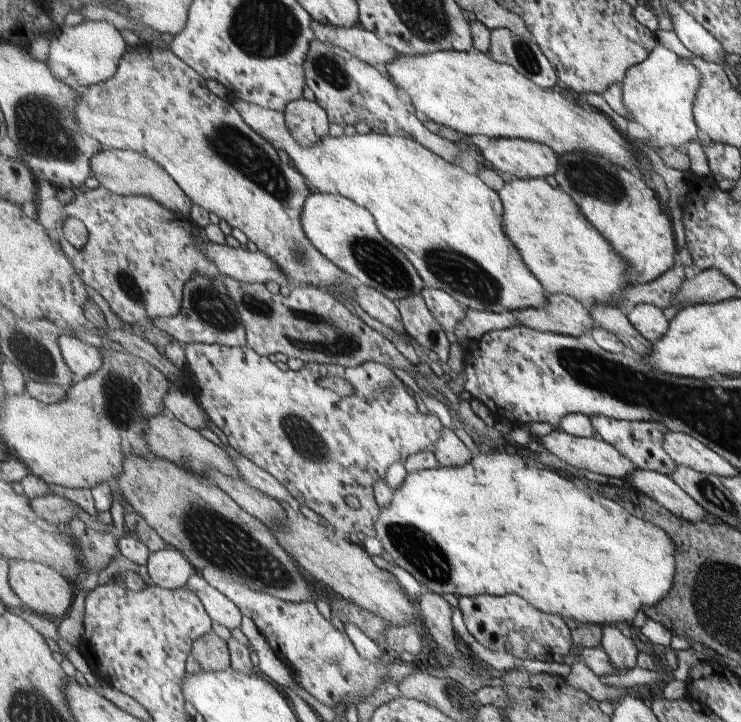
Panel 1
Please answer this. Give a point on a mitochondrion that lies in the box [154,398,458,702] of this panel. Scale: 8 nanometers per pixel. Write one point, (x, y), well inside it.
(212, 537)

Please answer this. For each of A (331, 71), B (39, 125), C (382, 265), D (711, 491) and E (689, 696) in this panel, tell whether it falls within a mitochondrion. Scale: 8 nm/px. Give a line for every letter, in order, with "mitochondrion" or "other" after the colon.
A: mitochondrion
B: mitochondrion
C: mitochondrion
D: mitochondrion
E: other

